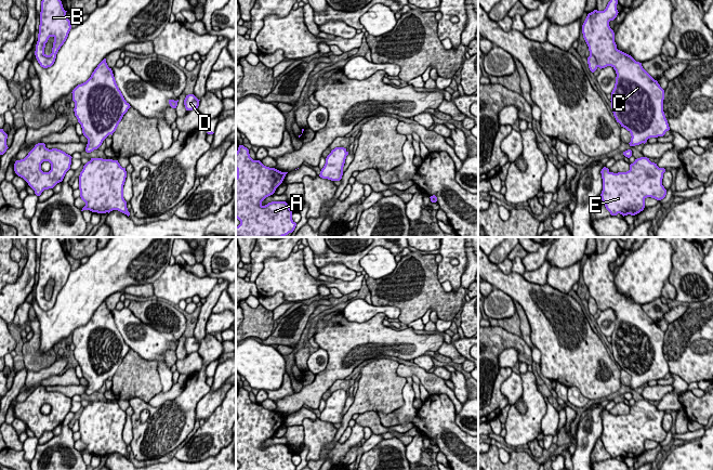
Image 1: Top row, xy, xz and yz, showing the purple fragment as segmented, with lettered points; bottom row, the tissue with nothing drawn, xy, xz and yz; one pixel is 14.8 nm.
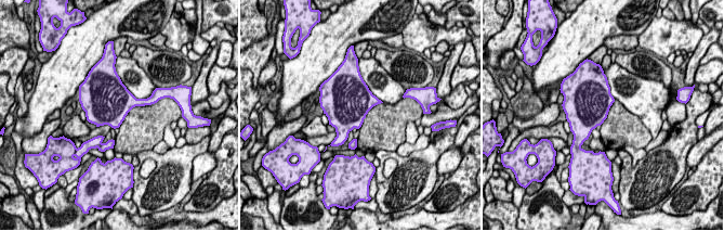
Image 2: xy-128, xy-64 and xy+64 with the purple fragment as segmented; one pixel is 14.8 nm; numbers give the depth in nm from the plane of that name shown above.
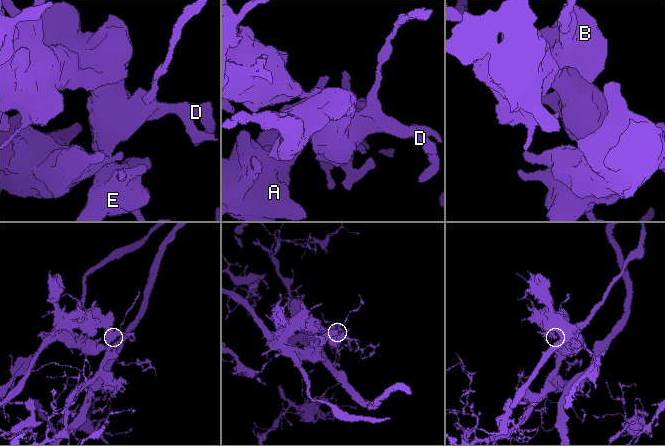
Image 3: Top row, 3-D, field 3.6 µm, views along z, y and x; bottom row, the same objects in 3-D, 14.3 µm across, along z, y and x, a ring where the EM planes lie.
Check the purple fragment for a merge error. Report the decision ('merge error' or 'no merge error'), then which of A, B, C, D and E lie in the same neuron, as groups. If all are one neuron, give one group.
merge error | A / B C D E

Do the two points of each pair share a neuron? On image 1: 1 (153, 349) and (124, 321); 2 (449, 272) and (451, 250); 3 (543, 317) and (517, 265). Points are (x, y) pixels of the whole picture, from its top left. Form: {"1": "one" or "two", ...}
{"1": "one", "2": "one", "3": "two"}

